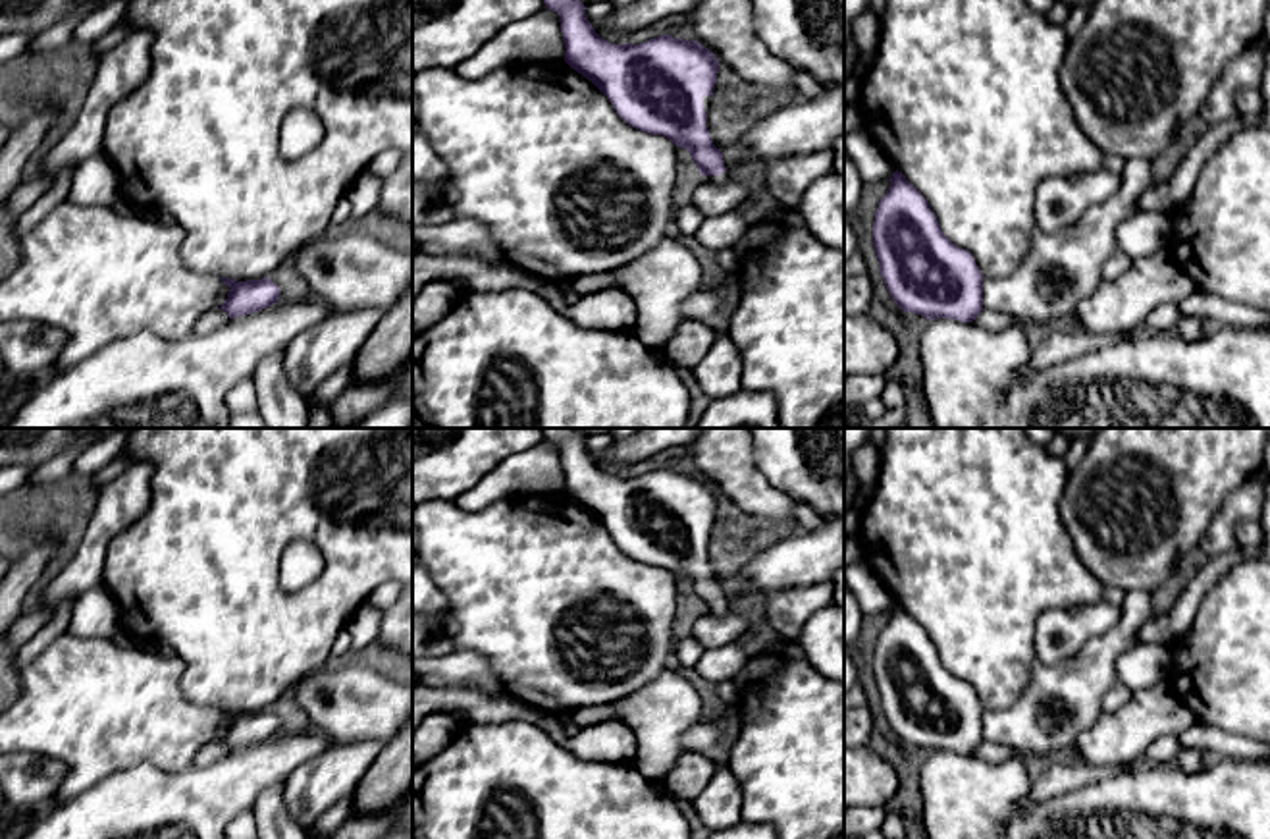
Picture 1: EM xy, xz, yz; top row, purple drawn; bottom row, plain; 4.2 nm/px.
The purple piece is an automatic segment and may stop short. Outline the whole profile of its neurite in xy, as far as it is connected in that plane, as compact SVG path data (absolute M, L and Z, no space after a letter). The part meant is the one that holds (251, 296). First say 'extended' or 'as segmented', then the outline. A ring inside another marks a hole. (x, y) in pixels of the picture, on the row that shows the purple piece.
as segmented | M231 278L220 280L231 287L227 299L220 307L229 318L258 312L279 301L279 287L270 278L247 282L237 282Z

